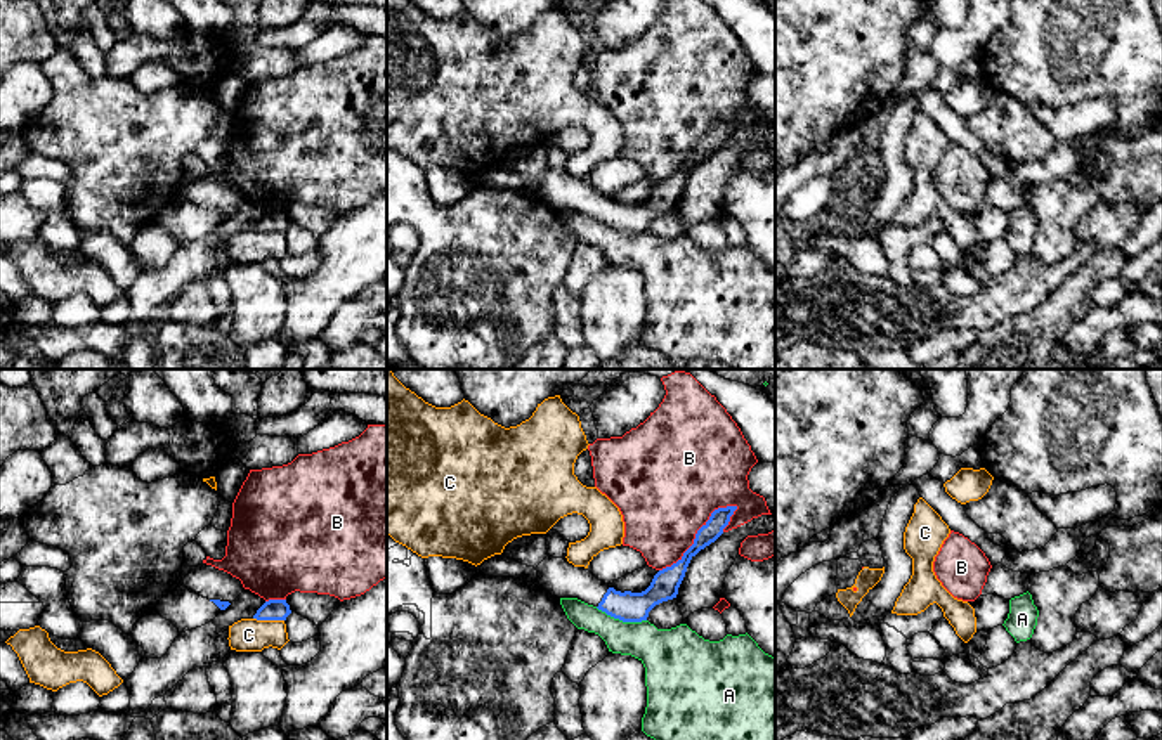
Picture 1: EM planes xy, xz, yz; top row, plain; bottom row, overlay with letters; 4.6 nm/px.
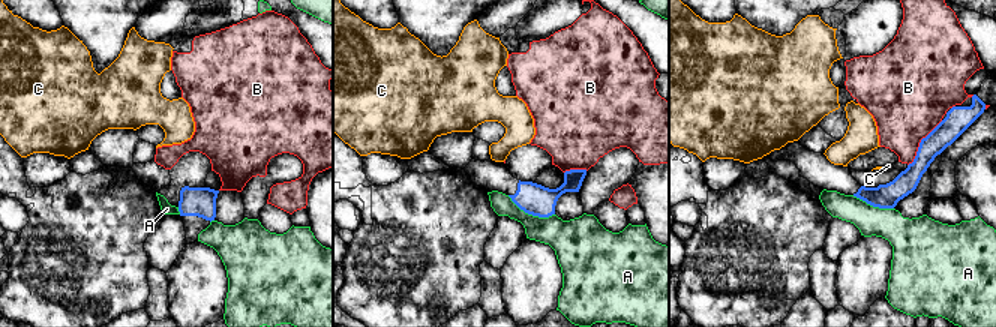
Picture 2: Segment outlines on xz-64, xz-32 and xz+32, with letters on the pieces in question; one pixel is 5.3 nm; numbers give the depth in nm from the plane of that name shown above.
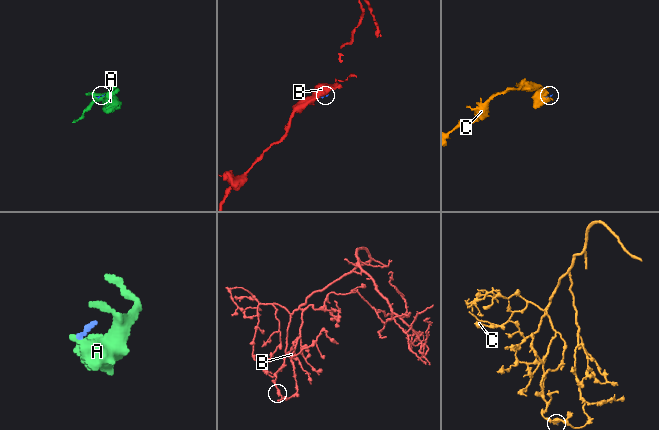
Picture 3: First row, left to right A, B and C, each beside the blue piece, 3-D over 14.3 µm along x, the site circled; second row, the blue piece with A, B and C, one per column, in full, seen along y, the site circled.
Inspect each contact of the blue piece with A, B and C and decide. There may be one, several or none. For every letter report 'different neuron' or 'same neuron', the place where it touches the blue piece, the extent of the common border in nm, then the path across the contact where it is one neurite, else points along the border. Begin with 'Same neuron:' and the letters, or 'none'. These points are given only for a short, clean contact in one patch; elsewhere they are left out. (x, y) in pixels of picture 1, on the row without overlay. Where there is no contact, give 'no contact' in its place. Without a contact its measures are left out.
Same neuron: none
A: different neuron; meets blue in xz at (621, 231); contact 240 nm long; border along xz (595, 219), (623, 233), (646, 233)
B: different neuron; meets blue in xz at (698, 144); contact 480 nm long
C: different neuron; meets blue in xy at (269, 231); contact 140 nm long; border along xy (254, 229), (283, 233)

